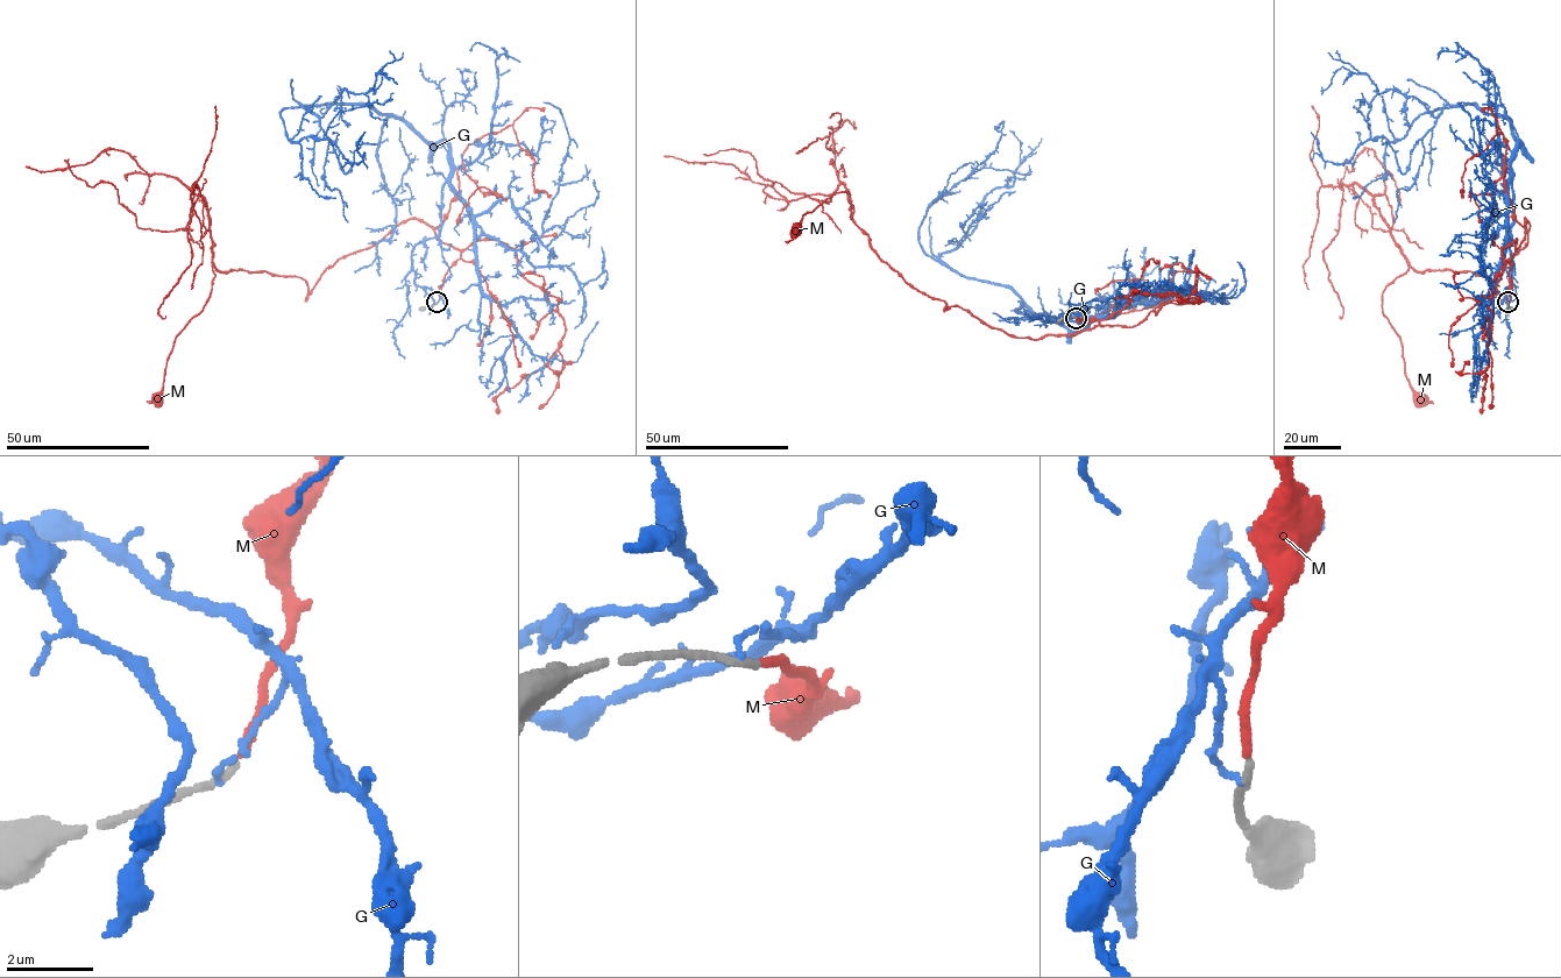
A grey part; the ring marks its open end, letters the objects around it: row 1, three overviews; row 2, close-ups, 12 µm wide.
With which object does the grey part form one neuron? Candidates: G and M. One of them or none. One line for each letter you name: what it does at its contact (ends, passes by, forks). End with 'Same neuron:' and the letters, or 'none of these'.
M: It ends there
Same neuron: M

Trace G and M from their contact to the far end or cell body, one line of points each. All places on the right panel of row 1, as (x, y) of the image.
G: (1508, 303), (1519, 142), (1509, 119), (1444, 107), (1400, 139), (1368, 139), (1341, 163), (1325, 161), (1311, 132)
M: (1508, 302), (1525, 218), (1526, 245), (1496, 291), (1471, 271), (1410, 267), (1388, 285), (1383, 314), (1420, 399)

